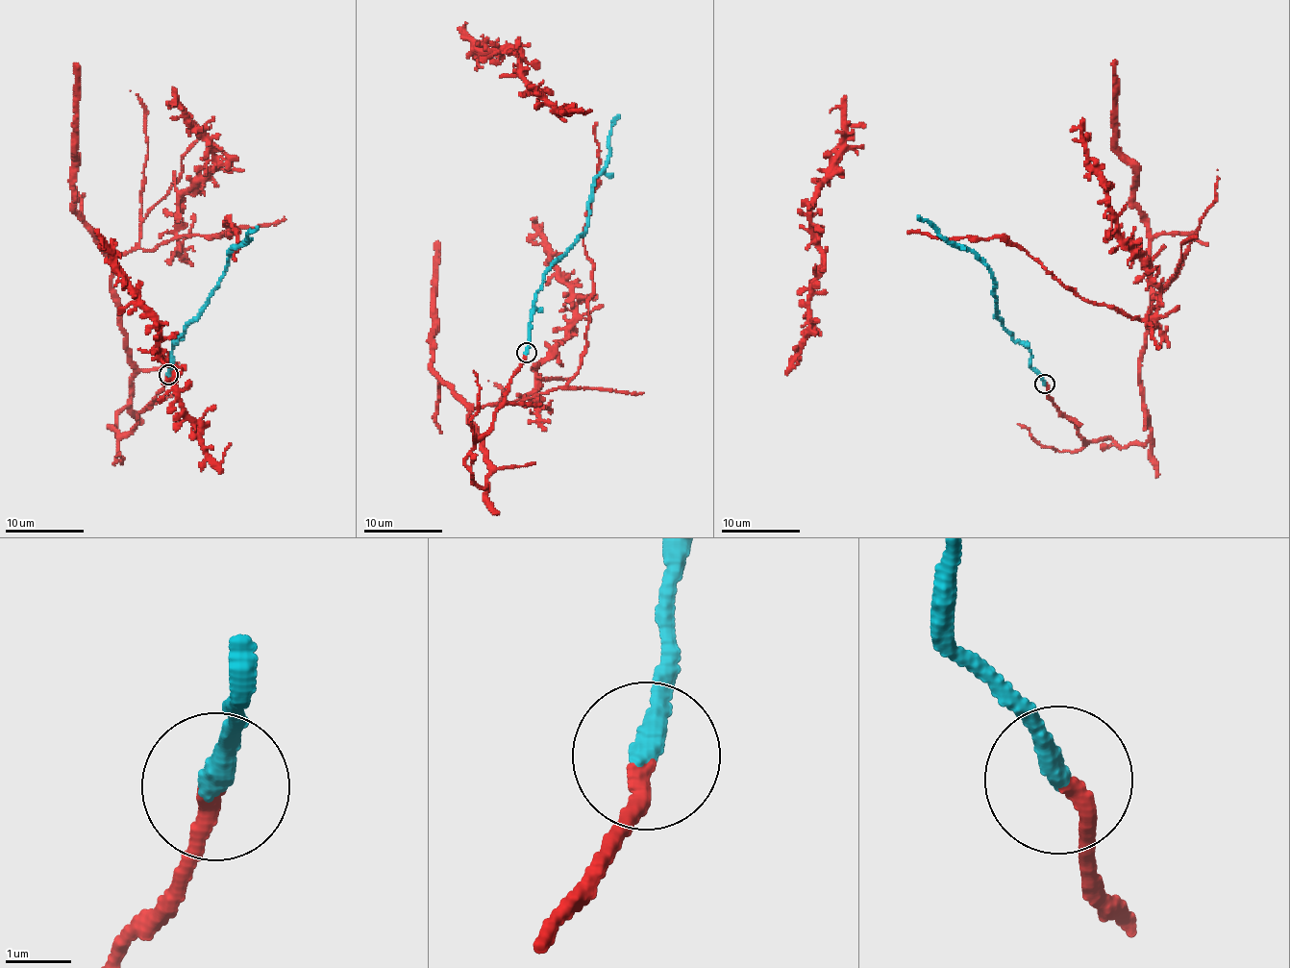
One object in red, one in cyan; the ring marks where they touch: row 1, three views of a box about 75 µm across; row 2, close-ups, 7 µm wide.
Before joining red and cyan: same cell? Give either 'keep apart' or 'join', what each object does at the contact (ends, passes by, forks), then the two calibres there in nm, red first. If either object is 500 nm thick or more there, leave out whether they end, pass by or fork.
join; red ends there; cyan ends there; 280 nm thick on the red side, 320 nm on the other

